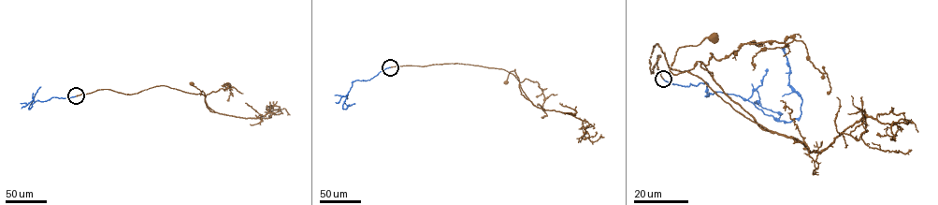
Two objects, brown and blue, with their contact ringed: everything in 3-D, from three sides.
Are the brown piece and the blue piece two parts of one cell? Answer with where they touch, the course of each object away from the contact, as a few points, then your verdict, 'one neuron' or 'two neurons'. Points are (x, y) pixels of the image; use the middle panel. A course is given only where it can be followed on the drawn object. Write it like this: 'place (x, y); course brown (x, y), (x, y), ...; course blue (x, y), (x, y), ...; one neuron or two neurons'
place (390, 67); course brown (390, 67), (453, 63), (501, 68), (516, 78), (521, 94), (528, 99), (514, 69), (510, 72), (506, 82); course blue (390, 67), (369, 80), (352, 82), (342, 108), (346, 109), (354, 103); two neurons

